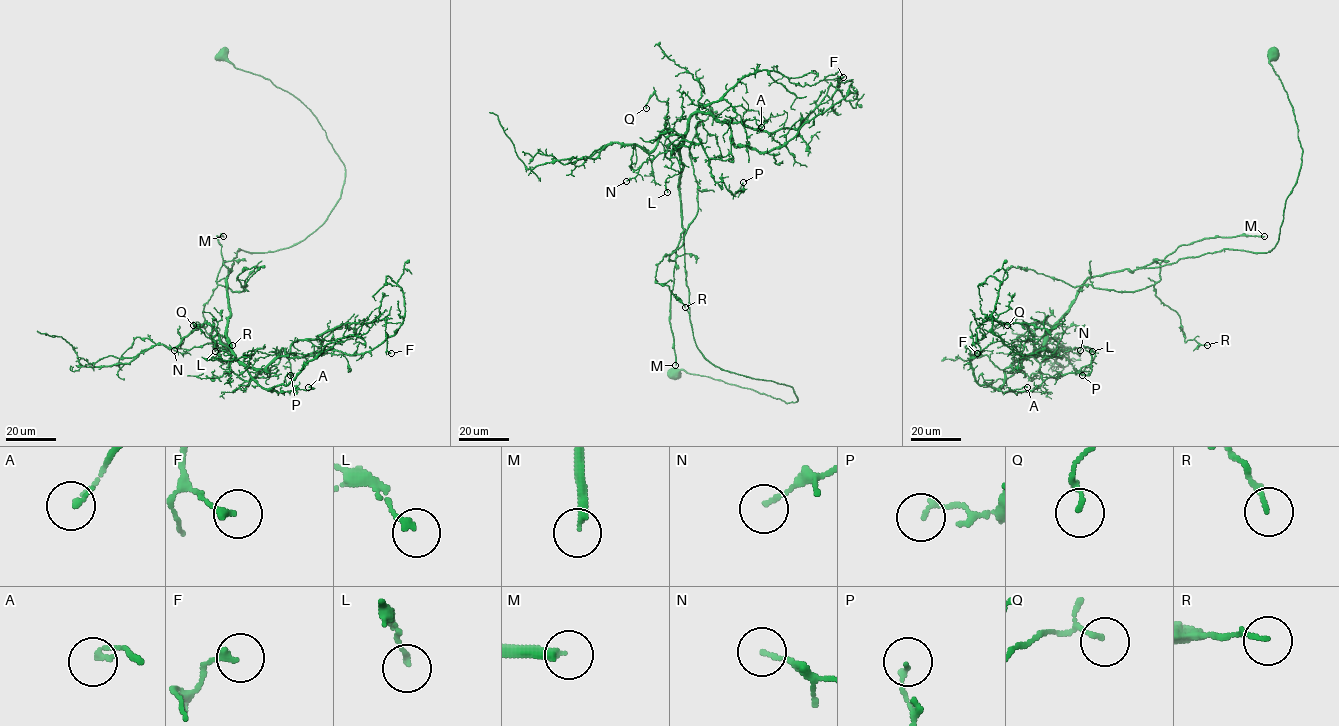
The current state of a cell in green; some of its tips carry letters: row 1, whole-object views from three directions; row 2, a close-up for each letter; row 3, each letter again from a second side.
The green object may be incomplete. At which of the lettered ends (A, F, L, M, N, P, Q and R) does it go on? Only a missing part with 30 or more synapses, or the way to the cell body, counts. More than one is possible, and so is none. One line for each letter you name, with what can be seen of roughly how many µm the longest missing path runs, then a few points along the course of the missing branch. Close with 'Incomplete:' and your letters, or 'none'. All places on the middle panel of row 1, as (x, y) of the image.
M: about 160 µm are missing
Incomplete: M

